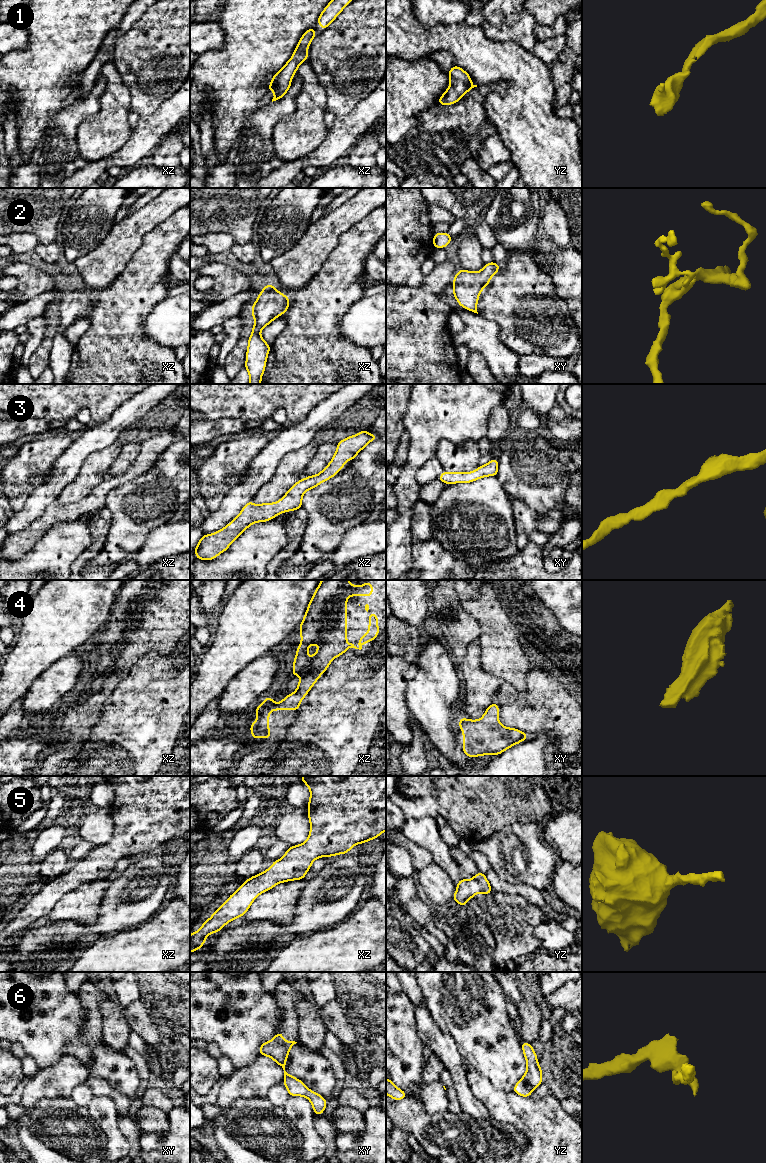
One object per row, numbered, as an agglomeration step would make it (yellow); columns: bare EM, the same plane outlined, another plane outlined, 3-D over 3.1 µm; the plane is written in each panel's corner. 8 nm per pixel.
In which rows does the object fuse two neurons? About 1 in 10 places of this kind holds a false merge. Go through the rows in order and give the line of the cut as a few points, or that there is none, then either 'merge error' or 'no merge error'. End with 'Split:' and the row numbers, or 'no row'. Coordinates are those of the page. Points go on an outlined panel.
1: no cut | no merge error
2: no cut | no merge error
3: no cut | no merge error
4: no cut | no merge error
5: no cut | no merge error
6: no cut | no merge error
Split: no row

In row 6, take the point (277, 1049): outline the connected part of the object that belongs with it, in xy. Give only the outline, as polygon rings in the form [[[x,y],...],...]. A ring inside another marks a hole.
[[[278,1032],[271,1041],[264,1042],[260,1046],[259,1055],[268,1056],[279,1064],[284,1070],[283,1083],[290,1096],[303,1096],[309,1099],[312,1104],[314,1114],[320,1115],[325,1111],[327,1100],[320,1094],[308,1089],[304,1083],[291,1076],[285,1071],[287,1056],[295,1041],[284,1041],[282,1032]]]

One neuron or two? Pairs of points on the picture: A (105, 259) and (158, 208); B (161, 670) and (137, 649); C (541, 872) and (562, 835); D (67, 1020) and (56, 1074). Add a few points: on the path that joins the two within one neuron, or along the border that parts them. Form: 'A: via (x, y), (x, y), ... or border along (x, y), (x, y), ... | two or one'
A: via (118, 246), (145, 219) | one
B: border along (153, 648), (138, 659) | two
C: border along (543, 827), (543, 838), (556, 851), (560, 860) | two
D: border along (63, 1055), (54, 1064), (39, 1070) | two

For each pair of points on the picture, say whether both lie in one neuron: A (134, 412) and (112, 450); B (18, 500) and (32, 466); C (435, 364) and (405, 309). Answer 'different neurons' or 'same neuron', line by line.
A: different neurons
B: same neuron
C: same neuron

